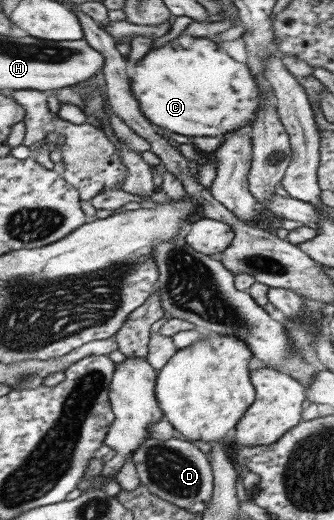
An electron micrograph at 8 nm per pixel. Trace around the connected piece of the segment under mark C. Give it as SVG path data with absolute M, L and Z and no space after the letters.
M181 32L177 37L174 37L172 41L167 42L159 49L153 48L149 50L140 60L131 63L125 60L124 70L130 79L130 92L137 103L139 104L139 109L141 113L152 123L170 131L171 133L178 133L179 135L188 135L193 137L221 137L221 135L226 135L230 131L238 131L242 135L250 137L252 129L252 121L256 116L256 108L260 106L260 91L258 85L255 83L253 74L250 69L243 63L233 60L231 57L227 56L227 53L220 48L217 44L211 41L211 38L207 37L191 37L190 35L185 35Z

